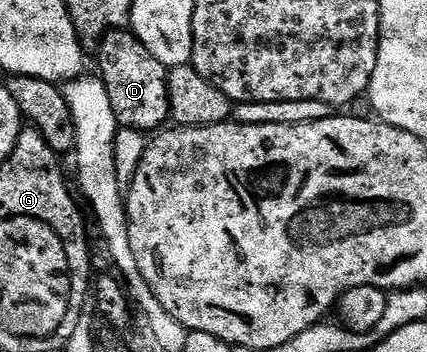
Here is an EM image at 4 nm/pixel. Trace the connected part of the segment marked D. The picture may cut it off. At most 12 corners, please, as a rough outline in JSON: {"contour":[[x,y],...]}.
{"contour":[[128,28],[100,39],[98,77],[125,130],[172,113],[169,67]]}

